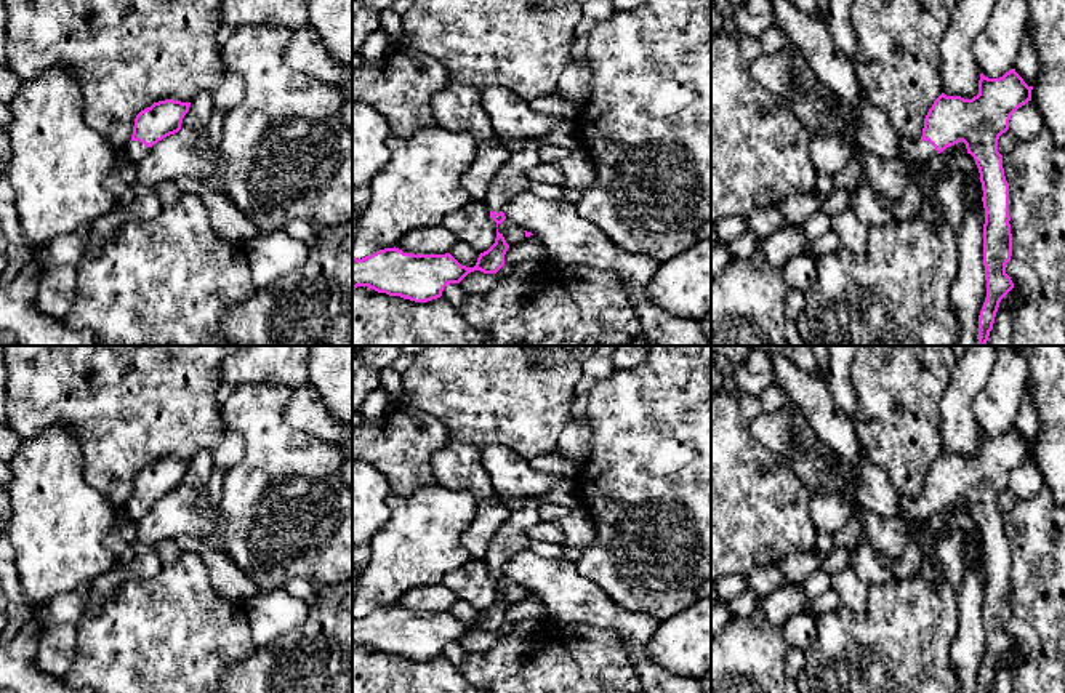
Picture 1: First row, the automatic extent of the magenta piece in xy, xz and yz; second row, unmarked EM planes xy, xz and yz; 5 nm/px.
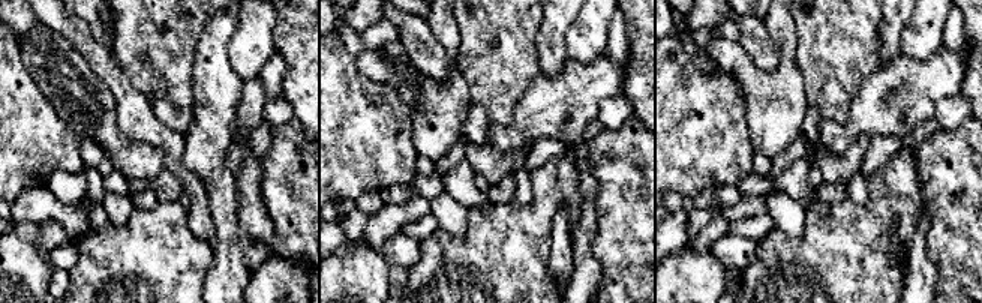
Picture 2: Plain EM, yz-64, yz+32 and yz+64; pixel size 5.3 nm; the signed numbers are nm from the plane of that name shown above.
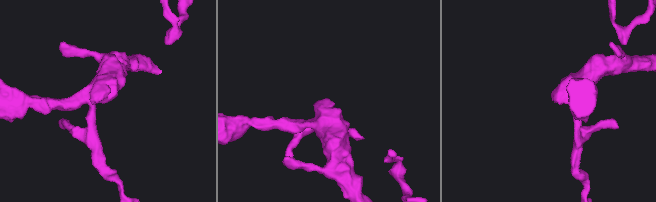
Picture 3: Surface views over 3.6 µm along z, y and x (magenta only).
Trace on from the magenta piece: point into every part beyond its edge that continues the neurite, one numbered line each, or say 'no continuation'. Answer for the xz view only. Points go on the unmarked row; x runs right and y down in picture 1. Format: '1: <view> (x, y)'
1: xz (513, 535)

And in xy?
1: xy (136, 509)

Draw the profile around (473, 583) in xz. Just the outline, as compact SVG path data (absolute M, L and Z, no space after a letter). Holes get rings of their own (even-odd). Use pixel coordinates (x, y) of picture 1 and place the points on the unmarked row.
M472 559L466 565L442 578L445 586L460 600L466 600L477 611L487 610L496 597L496 581L484 560Z

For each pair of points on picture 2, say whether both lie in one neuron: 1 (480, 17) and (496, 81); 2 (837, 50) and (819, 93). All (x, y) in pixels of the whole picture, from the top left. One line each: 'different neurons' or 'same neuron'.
1: same neuron
2: same neuron

